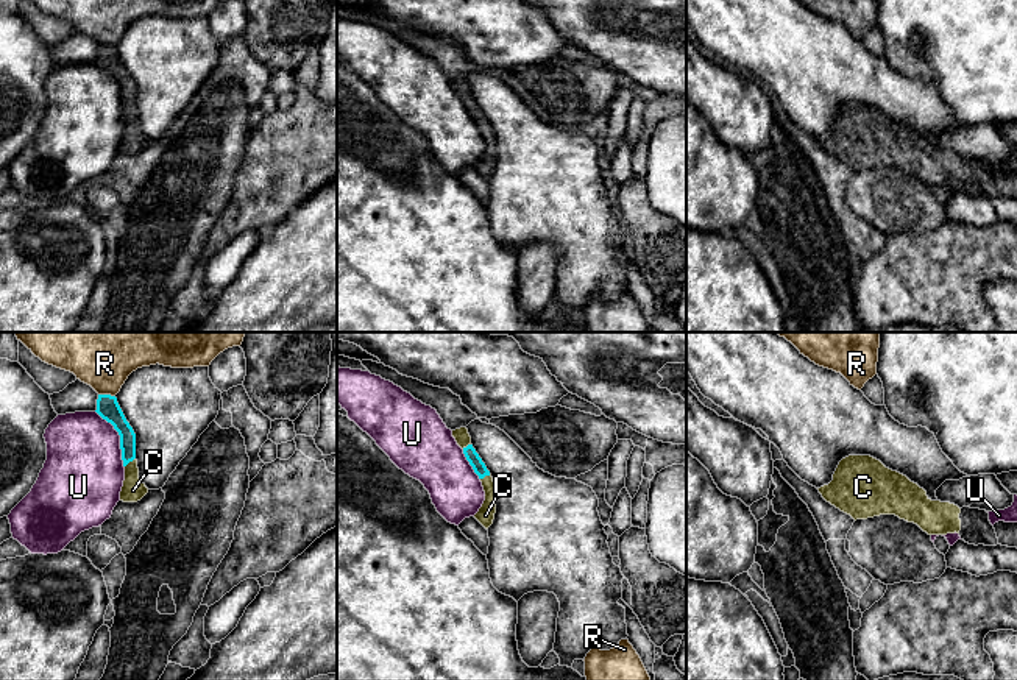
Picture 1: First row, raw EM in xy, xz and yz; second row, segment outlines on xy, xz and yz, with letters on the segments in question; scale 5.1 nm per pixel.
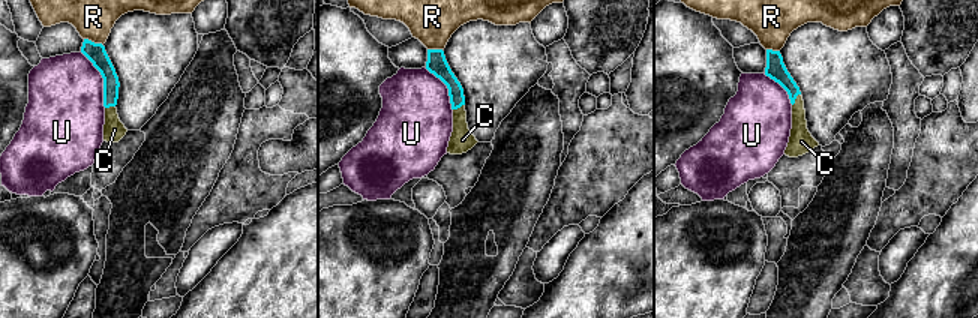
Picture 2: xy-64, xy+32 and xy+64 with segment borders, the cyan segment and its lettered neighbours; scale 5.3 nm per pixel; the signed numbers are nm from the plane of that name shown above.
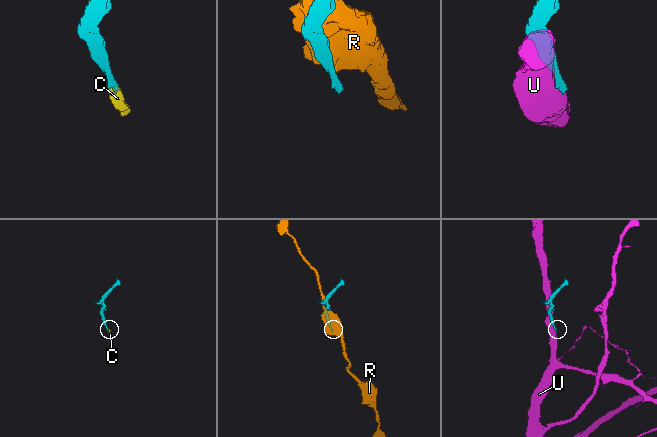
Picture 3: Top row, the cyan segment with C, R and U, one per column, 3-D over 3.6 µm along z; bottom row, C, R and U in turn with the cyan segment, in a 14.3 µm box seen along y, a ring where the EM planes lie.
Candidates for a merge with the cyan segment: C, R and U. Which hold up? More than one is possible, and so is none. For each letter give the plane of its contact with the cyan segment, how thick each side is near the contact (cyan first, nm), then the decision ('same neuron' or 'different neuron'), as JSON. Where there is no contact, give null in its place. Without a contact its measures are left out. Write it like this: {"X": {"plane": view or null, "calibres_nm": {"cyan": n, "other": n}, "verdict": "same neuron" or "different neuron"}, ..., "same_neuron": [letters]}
{"C": {"plane": "xy", "calibres_nm": {"cyan": 90, "other": 120}, "verdict": "same neuron"}, "R": {"plane": "xy", "calibres_nm": {"cyan": 120, "other": 220}, "verdict": "different neuron"}, "U": {"plane": "xy", "calibres_nm": {"cyan": 120, "other": 400}, "verdict": "different neuron"}, "same_neuron": ["C"]}

